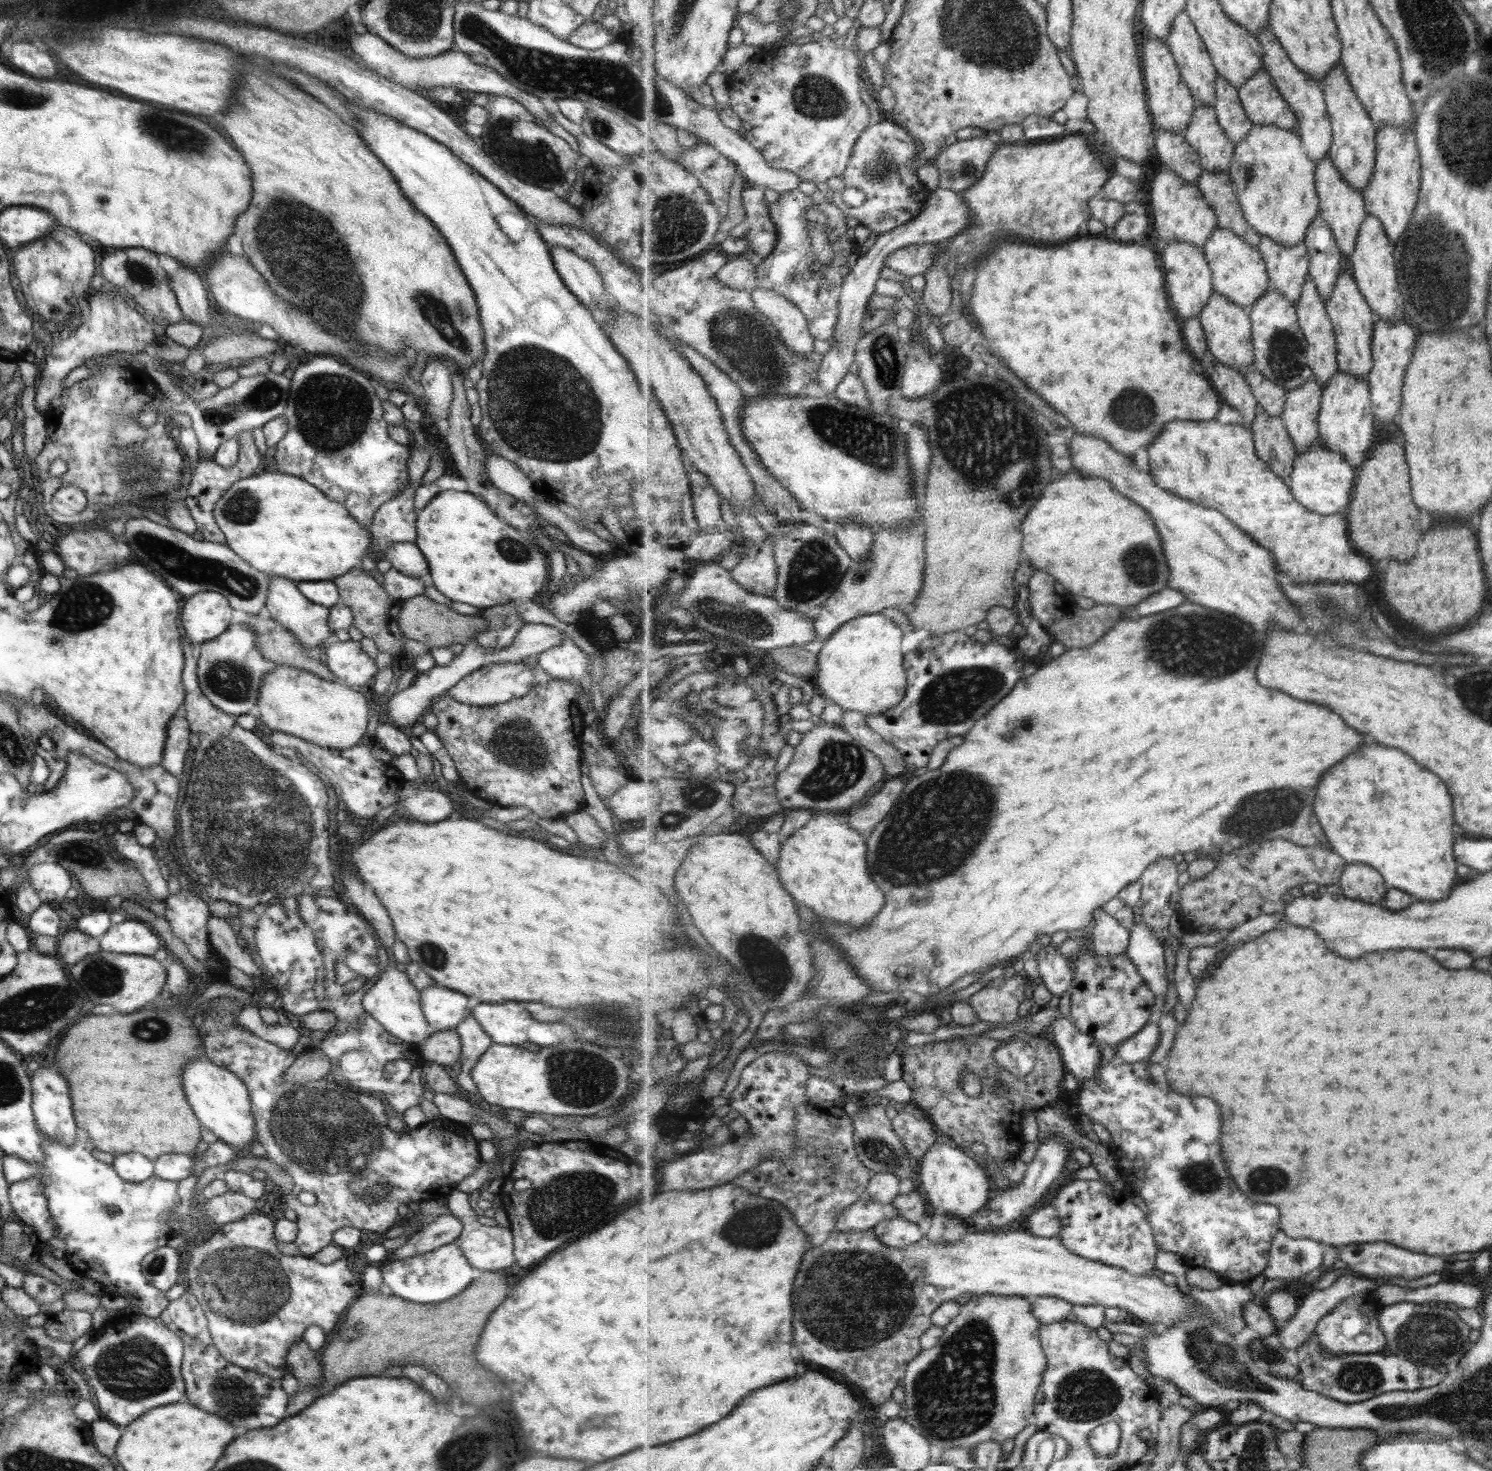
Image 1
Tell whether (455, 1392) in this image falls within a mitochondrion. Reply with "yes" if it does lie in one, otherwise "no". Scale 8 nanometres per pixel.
no

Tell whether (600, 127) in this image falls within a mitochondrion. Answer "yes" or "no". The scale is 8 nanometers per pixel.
yes

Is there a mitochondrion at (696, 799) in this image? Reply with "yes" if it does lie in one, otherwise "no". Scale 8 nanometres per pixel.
yes

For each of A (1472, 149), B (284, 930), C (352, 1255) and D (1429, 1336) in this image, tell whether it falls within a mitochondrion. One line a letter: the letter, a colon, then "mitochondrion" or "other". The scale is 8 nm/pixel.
A: mitochondrion
B: mitochondrion
C: other
D: mitochondrion

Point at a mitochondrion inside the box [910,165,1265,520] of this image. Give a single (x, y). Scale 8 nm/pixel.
(987, 448)

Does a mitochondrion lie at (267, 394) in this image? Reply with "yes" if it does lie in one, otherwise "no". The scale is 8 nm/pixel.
yes

